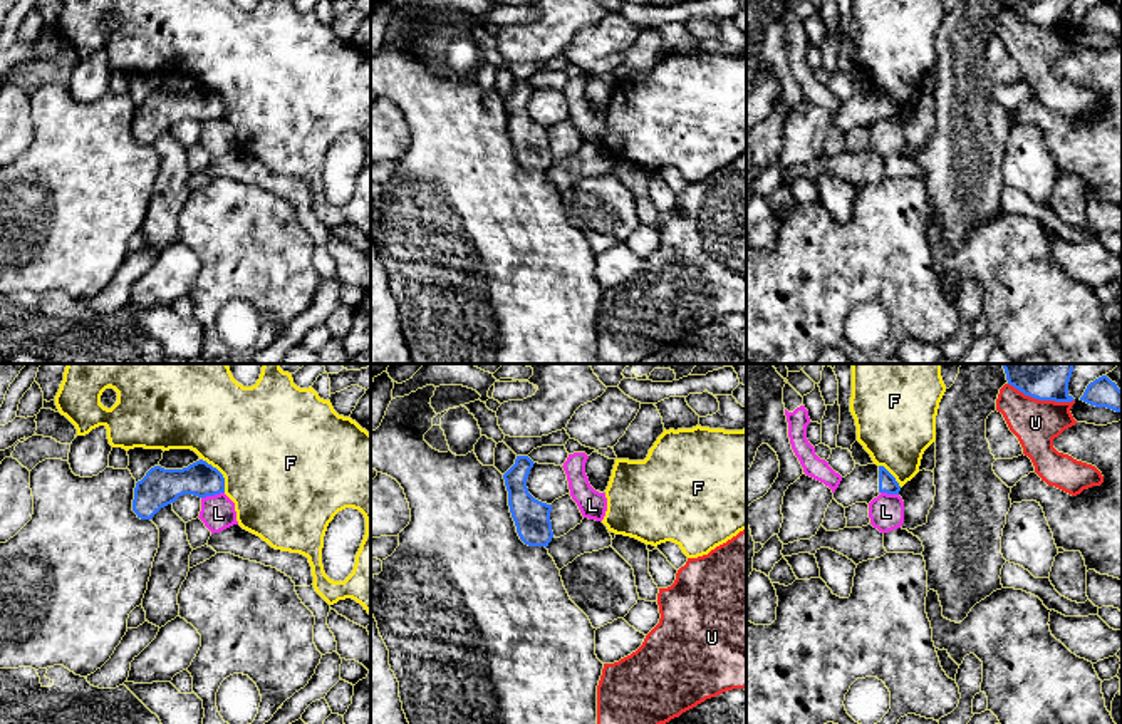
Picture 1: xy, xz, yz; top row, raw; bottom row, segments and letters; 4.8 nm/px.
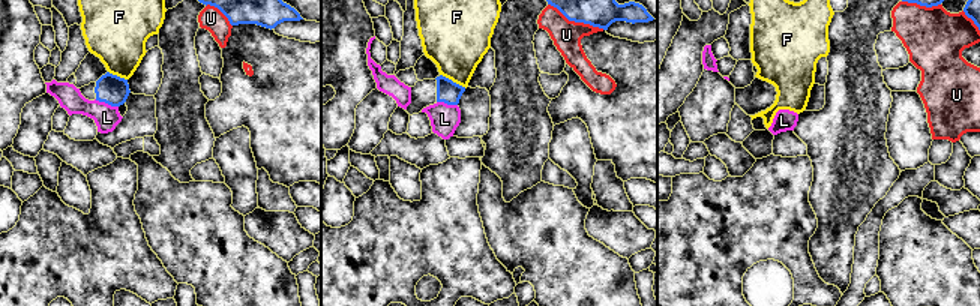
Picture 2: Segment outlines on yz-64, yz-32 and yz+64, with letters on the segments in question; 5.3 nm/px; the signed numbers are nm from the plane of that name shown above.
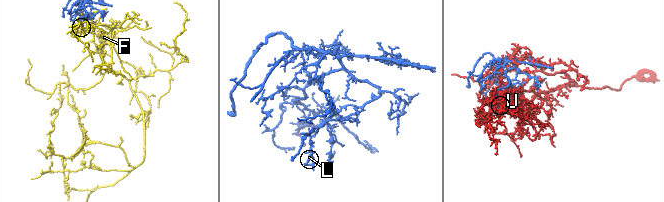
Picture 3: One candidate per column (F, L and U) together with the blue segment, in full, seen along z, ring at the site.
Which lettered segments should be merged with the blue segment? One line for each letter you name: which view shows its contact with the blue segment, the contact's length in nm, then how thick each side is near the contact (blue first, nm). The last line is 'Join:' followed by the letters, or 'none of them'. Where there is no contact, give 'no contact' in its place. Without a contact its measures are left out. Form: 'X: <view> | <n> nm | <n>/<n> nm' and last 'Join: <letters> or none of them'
Join: none of them

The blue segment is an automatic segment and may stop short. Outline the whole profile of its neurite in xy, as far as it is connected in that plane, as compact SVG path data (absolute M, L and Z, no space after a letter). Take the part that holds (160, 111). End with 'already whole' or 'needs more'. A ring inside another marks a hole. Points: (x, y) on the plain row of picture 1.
M203 84L183 94L154 90L136 107L132 136L141 144L153 144L161 132L183 119L206 122L220 117L225 117L225 102Z; already whole

